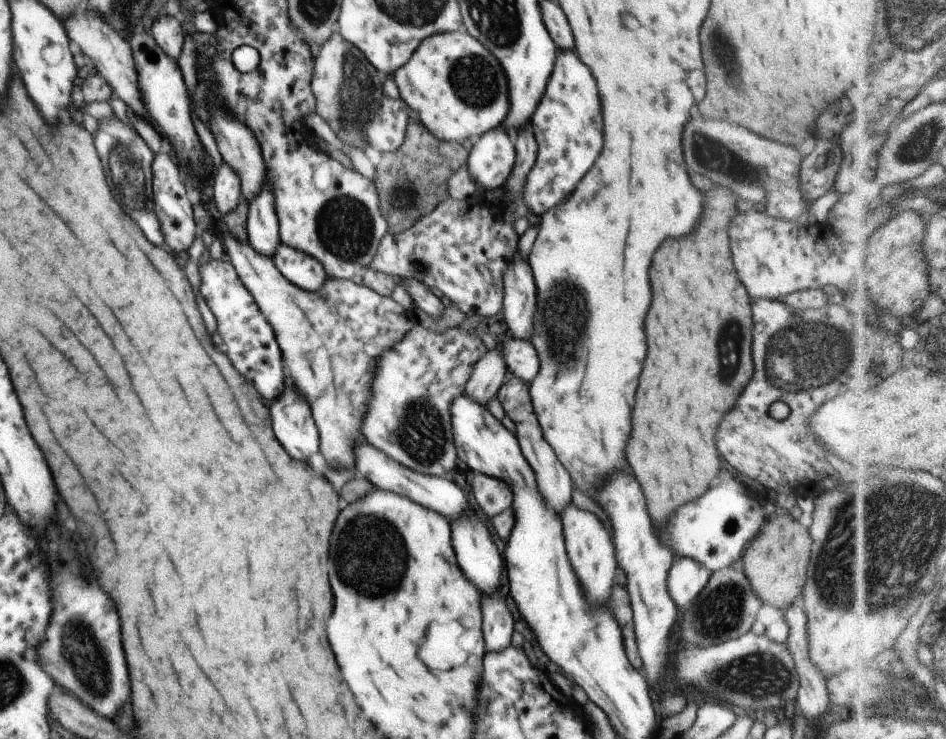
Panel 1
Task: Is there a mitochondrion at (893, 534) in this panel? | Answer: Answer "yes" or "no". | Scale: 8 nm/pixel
yes

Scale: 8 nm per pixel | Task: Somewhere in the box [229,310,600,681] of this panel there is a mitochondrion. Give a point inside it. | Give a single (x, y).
(389, 556)

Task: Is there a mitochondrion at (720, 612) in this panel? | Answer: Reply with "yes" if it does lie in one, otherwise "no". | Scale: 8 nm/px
yes

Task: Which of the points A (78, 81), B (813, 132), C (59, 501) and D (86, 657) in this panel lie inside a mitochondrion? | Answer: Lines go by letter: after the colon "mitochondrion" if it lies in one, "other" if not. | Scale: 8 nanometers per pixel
A: other
B: other
C: other
D: mitochondrion

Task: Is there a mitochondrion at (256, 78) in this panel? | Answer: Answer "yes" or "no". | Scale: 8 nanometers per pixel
no

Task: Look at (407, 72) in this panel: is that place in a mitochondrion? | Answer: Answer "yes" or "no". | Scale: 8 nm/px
no

